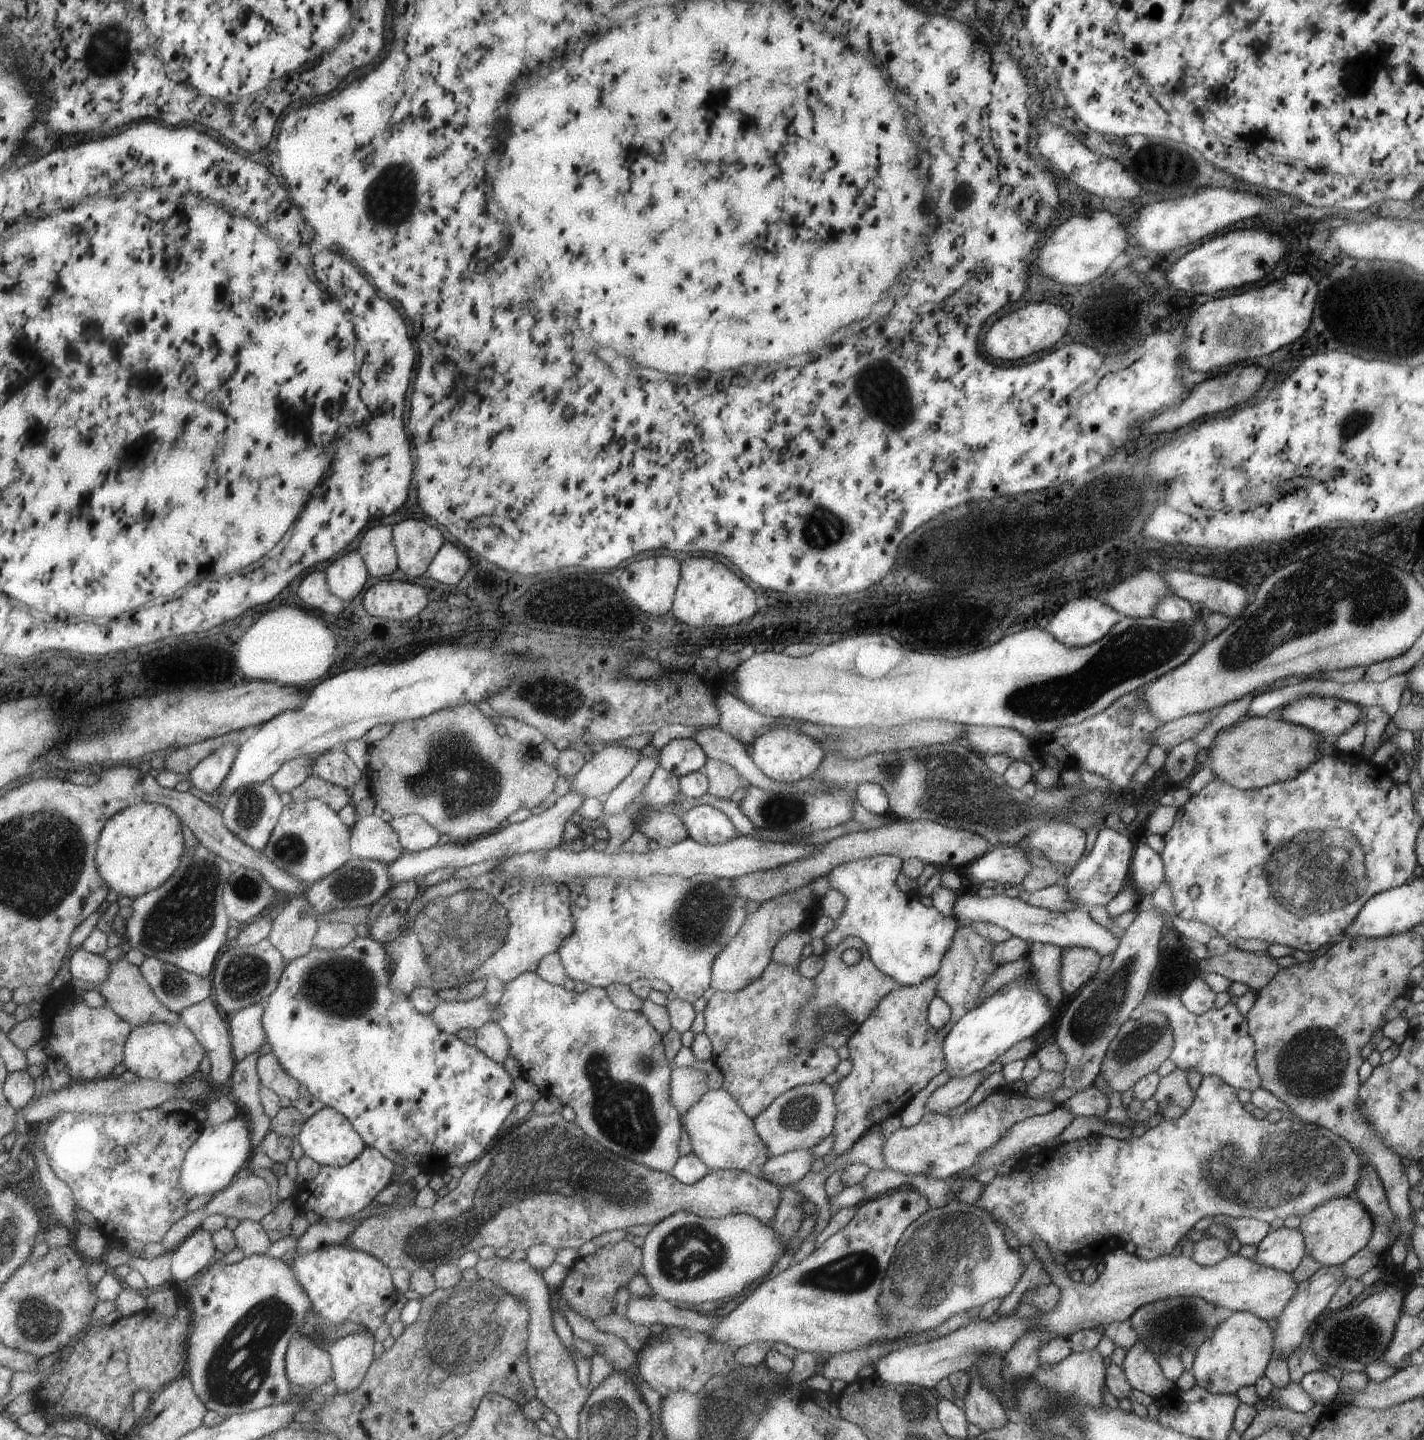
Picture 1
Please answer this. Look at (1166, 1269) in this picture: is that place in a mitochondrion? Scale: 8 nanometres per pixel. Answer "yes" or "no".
no

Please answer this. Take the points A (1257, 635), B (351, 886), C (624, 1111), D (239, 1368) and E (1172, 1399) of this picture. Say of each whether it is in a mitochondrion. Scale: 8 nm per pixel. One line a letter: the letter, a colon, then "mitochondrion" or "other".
A: mitochondrion
B: mitochondrion
C: mitochondrion
D: mitochondrion
E: other

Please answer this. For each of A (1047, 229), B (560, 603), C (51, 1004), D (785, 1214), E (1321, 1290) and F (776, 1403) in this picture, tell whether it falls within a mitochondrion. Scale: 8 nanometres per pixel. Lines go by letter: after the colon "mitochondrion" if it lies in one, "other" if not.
A: other
B: other
C: other
D: other
E: other
F: mitochondrion

